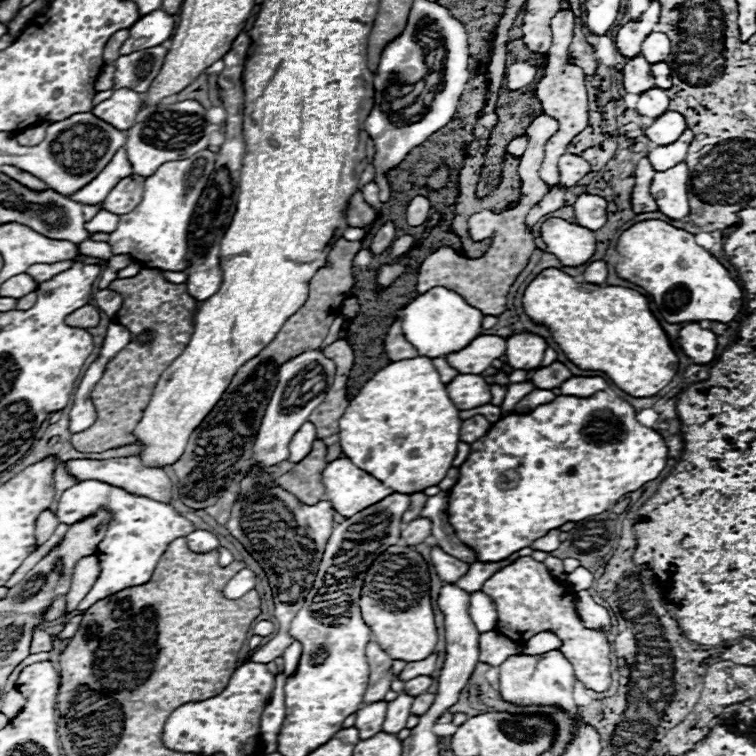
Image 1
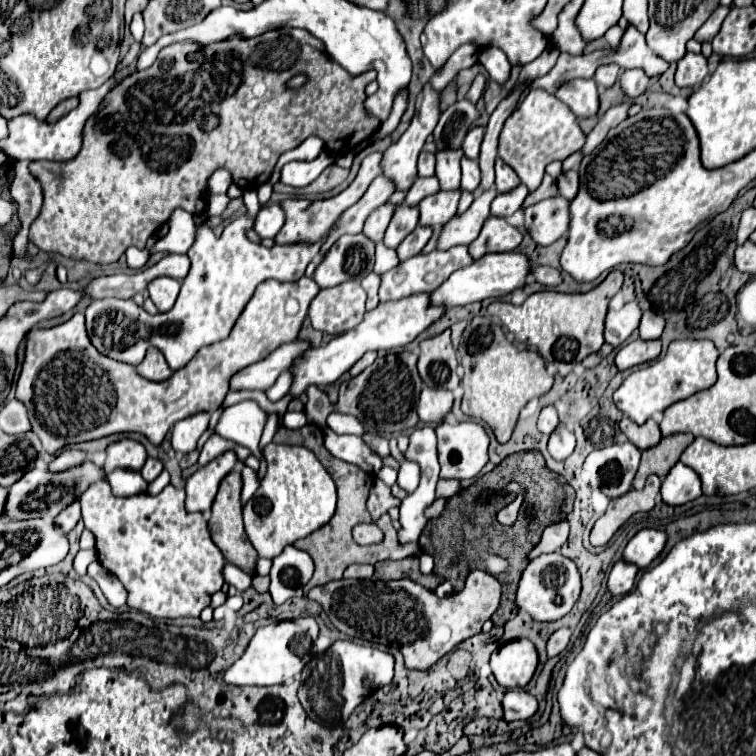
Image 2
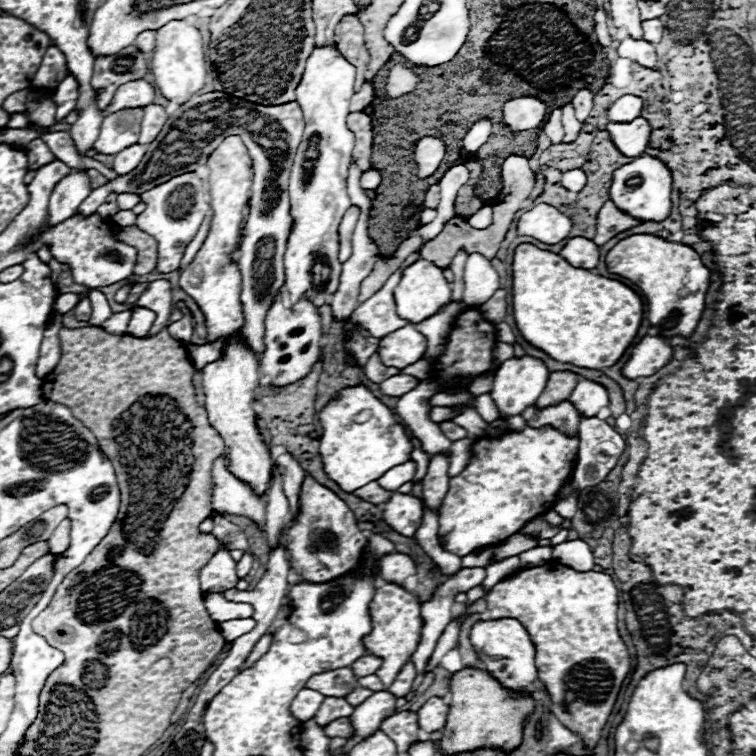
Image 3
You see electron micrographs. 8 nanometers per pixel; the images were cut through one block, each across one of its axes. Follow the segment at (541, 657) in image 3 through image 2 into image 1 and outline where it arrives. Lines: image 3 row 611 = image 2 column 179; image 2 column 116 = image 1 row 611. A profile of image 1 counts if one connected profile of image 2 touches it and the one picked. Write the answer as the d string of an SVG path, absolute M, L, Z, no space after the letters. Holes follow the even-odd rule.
M522 556L514 564L498 570L490 580L486 580L482 590L496 604L496 630L500 634L508 636L514 642L526 642L534 634L548 630L560 638L560 652L570 664L574 664L574 672L586 688L594 692L604 692L610 688L610 650L608 644L604 644L604 632L584 626L574 604L574 590L564 582L558 582L544 562Z

